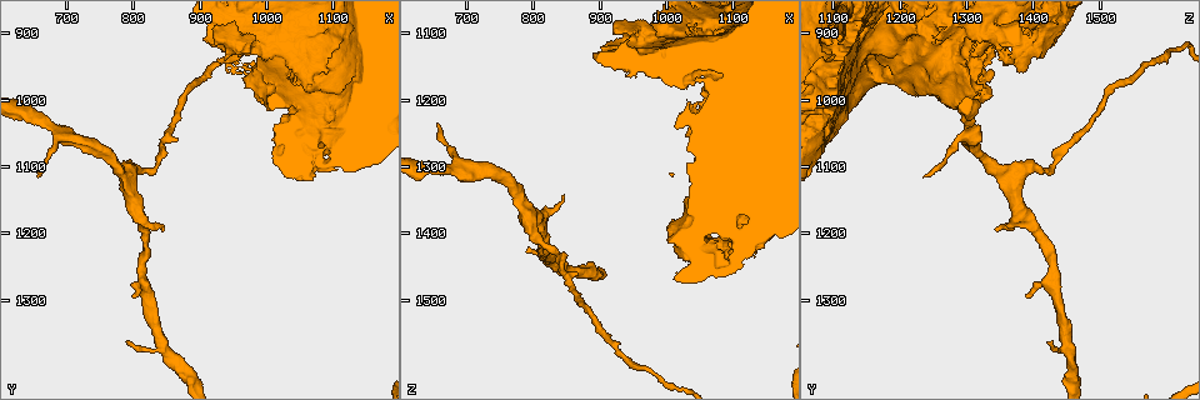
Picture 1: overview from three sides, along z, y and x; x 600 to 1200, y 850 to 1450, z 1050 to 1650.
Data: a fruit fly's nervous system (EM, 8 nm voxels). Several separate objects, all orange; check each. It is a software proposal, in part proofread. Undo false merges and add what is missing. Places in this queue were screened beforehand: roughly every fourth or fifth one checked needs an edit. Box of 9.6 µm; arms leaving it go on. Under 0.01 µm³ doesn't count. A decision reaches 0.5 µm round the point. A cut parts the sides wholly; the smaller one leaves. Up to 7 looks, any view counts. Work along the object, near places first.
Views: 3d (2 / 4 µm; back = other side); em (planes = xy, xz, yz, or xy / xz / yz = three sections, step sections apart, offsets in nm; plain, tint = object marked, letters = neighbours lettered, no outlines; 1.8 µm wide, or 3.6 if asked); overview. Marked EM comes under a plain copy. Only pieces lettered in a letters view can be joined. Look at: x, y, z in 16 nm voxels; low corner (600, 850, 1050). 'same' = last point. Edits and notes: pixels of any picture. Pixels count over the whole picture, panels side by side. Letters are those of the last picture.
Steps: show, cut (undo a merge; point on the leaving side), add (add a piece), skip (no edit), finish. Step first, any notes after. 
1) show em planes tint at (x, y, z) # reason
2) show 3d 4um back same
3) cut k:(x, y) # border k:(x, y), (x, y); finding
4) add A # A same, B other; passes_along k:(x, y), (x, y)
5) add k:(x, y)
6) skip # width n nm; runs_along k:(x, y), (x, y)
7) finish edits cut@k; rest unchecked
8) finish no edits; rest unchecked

show 3d 2um at (845, 1195, 1345) # free end

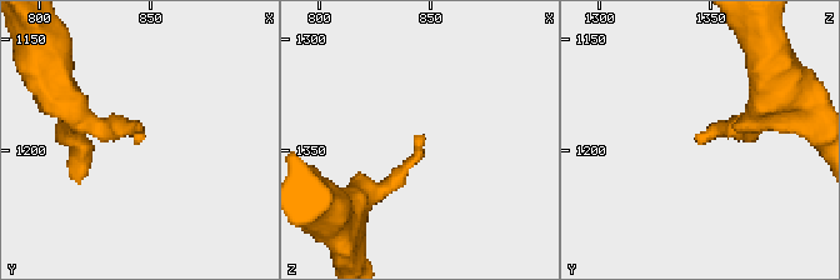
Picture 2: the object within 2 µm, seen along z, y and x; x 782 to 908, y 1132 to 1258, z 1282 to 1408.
show em xz step 4 tint at (844, 1193, 1342)

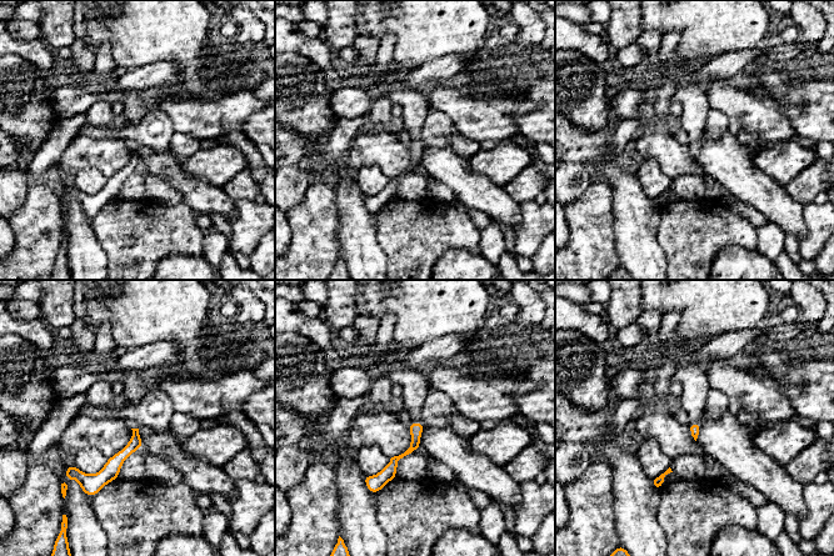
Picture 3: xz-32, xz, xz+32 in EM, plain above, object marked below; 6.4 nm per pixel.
show em planes letters same

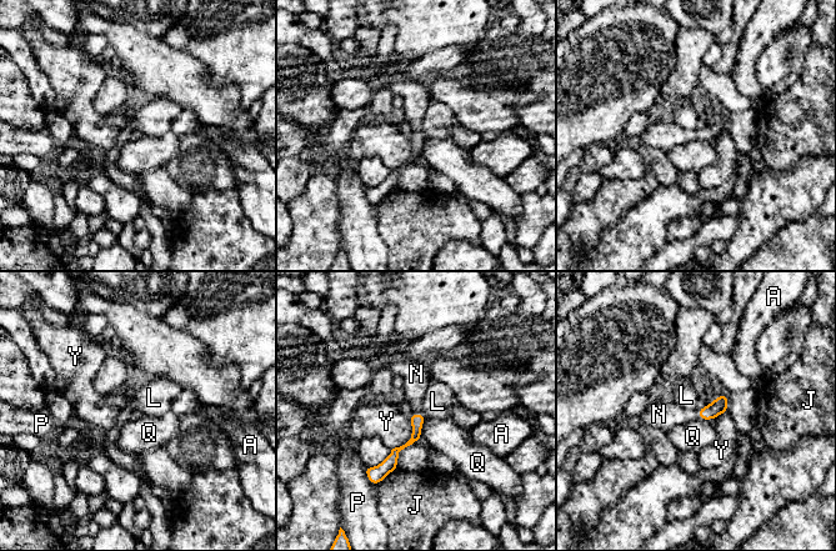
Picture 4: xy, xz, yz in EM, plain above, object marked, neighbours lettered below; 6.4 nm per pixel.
add N # A other, J other, L other, N same, P other, Q other, Y other; passes_along 4:(416, 420), (415, 414), (416, 376); it goes on there

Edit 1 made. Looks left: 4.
show em planes letters at (810, 1110, 1415) # calibre changes

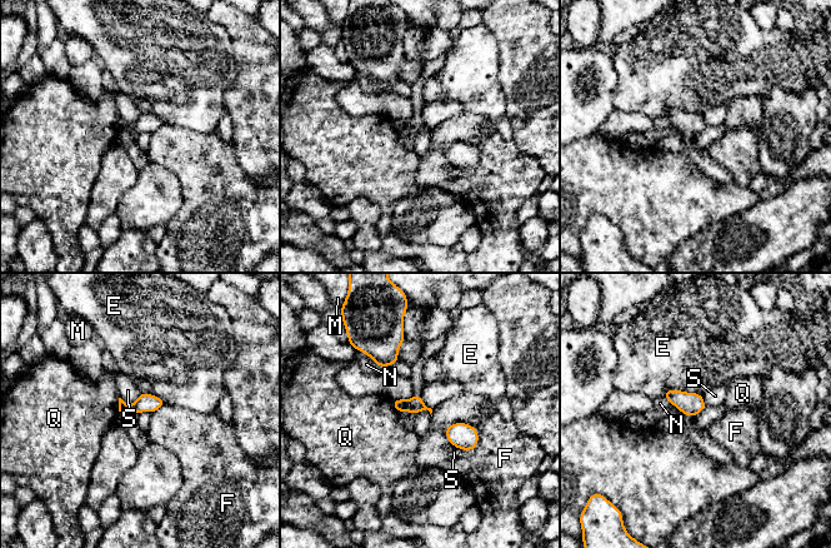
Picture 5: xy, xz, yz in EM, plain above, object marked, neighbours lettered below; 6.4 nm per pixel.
skip # E other, F other, M other, N other, Q other, S other; all the same neuron

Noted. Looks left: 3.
finish edits add@4; rest unchecked

